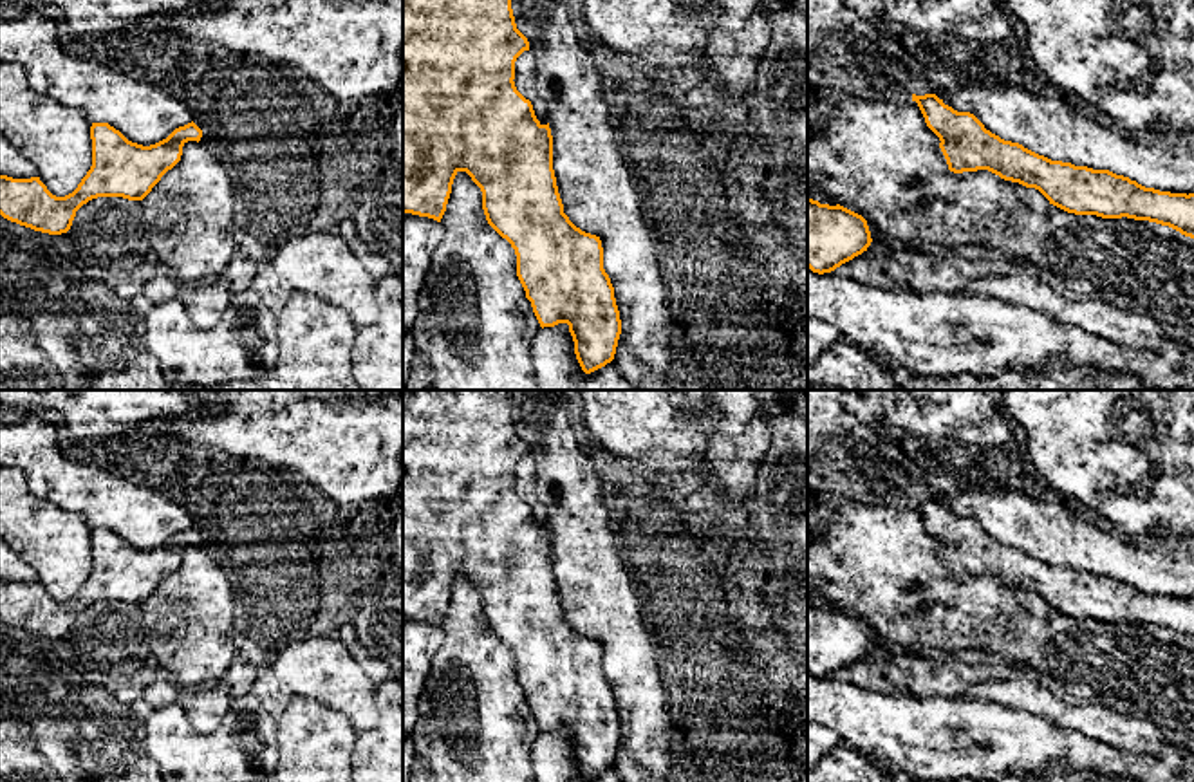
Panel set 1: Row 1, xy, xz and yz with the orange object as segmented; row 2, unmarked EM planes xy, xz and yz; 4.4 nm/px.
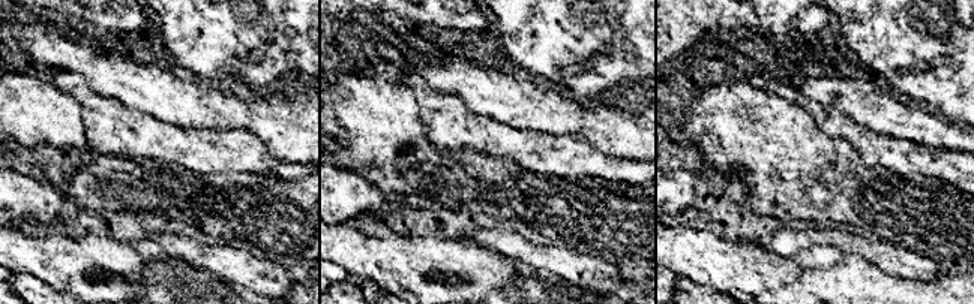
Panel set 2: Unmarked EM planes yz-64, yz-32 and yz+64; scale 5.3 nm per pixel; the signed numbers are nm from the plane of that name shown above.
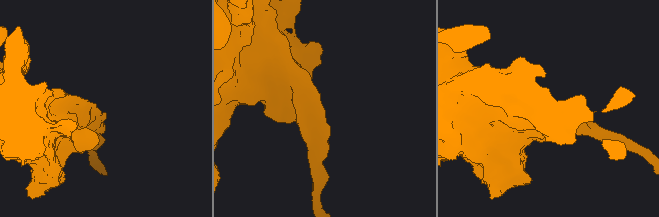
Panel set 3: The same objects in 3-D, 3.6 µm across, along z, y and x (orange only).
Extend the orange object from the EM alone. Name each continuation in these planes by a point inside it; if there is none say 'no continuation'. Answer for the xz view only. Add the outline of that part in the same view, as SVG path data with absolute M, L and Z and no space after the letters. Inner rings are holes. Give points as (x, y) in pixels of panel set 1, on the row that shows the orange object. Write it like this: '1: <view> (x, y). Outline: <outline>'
no continuation

